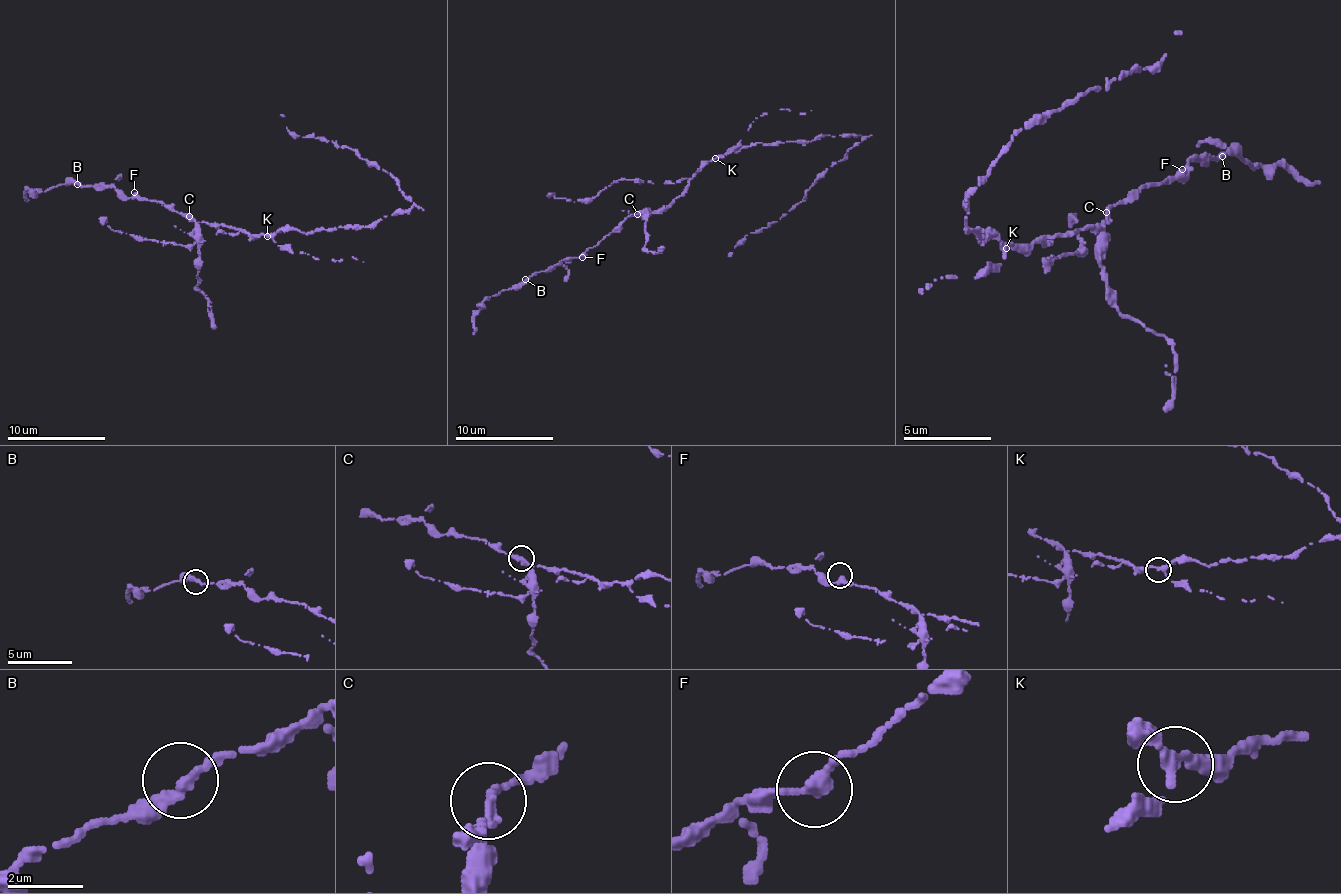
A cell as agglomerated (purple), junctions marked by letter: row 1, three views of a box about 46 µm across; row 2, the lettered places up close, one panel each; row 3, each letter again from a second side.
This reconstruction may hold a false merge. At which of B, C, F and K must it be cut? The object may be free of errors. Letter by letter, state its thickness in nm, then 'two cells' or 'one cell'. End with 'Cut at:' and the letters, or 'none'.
B: calibre 320 nm; one cell
C: calibre 280 nm; two cells
F: calibre 300 nm; one cell
K: calibre 280 nm; one cell
Cut at: C

